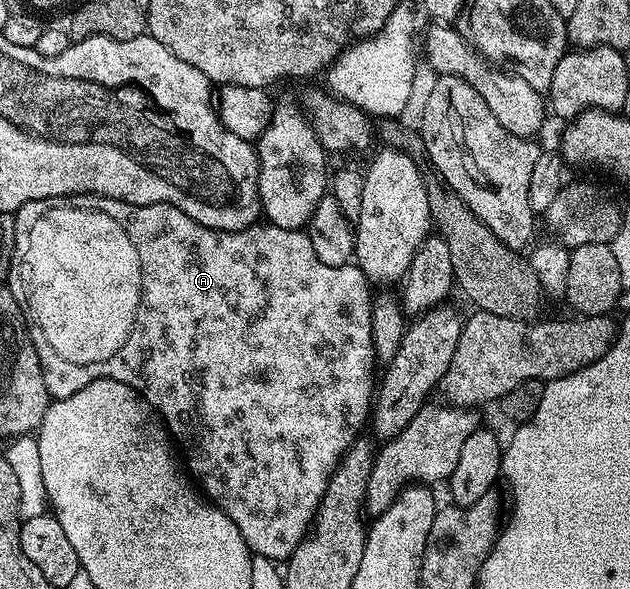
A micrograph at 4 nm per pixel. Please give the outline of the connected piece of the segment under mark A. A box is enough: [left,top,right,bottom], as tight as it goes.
[27,199,378,563]

